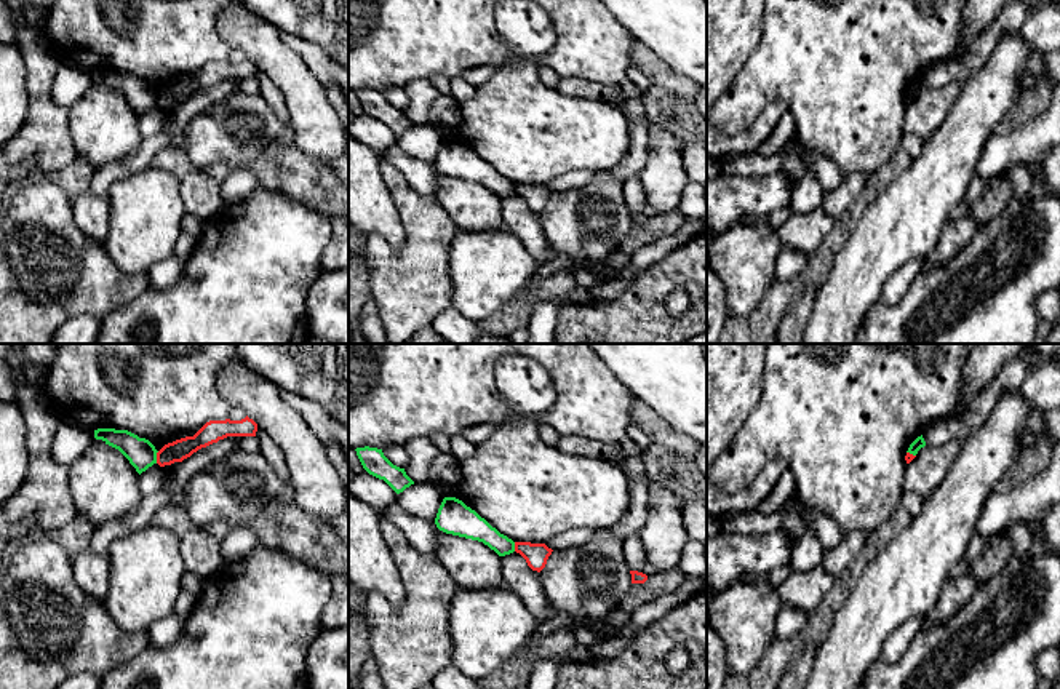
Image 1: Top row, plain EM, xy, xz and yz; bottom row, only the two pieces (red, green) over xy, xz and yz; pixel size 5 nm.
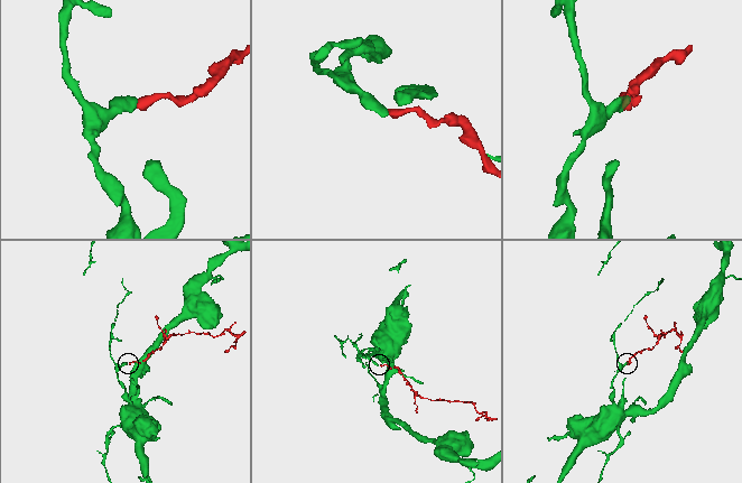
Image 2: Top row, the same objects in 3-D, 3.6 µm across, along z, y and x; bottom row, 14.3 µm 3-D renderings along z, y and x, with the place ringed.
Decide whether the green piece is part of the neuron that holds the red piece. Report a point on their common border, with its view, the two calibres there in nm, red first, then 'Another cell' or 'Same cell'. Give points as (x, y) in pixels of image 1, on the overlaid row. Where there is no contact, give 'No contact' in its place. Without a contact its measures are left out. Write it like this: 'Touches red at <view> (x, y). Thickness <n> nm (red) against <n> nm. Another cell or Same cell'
Touches red at xy (157, 458). Thickness 110 nm (red) against 150 nm. Another cell

